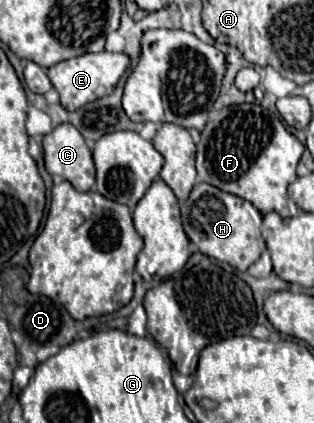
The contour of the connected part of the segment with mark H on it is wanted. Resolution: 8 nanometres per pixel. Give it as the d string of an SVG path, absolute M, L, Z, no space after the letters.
M198 182L188 200L182 204L182 224L190 242L194 242L202 254L226 262L240 272L254 264L262 254L258 228L246 210L246 200L222 192L206 182Z

